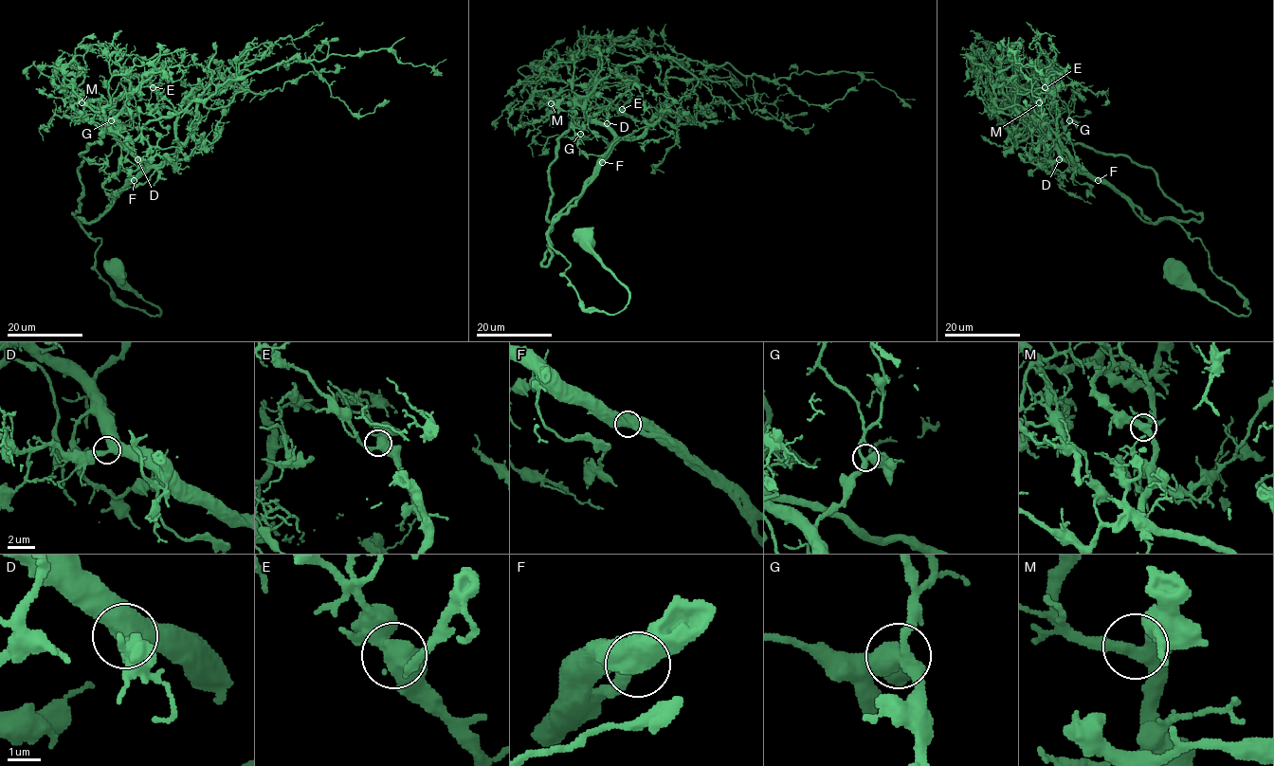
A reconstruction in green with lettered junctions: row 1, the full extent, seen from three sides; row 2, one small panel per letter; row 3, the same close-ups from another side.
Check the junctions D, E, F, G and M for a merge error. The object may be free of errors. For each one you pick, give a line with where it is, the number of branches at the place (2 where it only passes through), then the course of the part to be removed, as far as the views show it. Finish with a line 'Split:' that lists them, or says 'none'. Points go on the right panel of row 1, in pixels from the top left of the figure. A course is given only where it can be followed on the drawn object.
Split: none

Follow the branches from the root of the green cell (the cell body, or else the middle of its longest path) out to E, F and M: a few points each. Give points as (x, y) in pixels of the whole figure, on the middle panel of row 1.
E: (584, 239), (628, 293), (617, 313), (584, 307), (548, 233), (603, 158), (645, 131), (646, 121), (622, 109)
F: (584, 239), (628, 293), (617, 313), (584, 307), (564, 275), (570, 263), (548, 240), (603, 162)
M: (584, 239), (628, 293), (617, 313), (584, 307), (548, 240), (614, 136), (579, 106), (551, 103)

